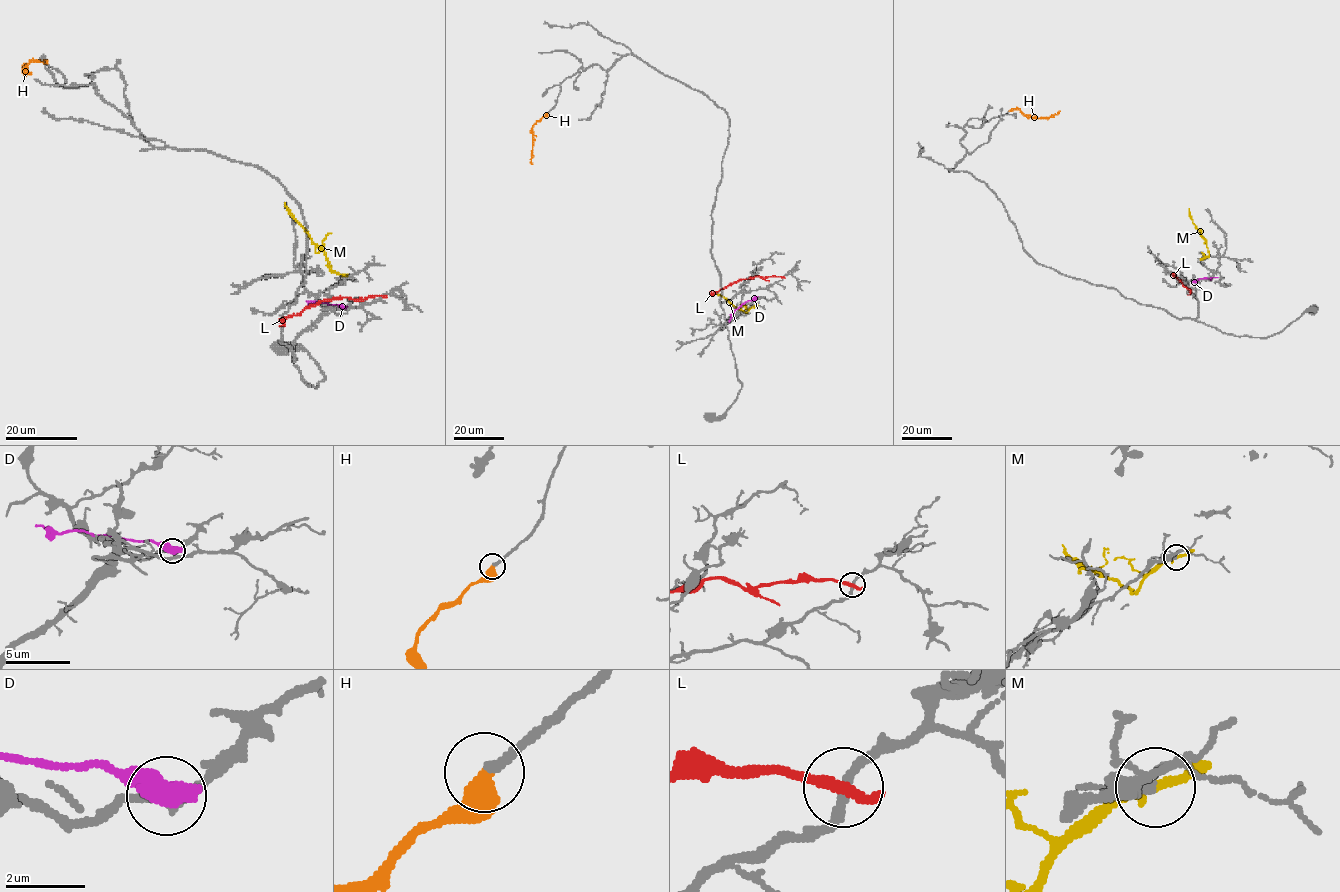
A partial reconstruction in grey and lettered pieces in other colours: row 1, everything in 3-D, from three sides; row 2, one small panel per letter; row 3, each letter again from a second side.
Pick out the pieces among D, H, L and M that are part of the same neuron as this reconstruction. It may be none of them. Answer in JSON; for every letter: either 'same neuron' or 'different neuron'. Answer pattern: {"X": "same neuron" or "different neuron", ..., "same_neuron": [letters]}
{"D": "different neuron", "H": "same neuron", "L": "different neuron", "M": "different neuron", "same_neuron": ["H"]}

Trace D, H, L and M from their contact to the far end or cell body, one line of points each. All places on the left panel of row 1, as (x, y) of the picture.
D: (343, 308), (306, 300)
H: (45, 63), (30, 60), (25, 67), (27, 73), (22, 65), (25, 63)
L: (383, 296), (320, 300), (297, 315), (287, 316), (280, 326)
M: (342, 274), (331, 269), (326, 255), (312, 241), (284, 203)

